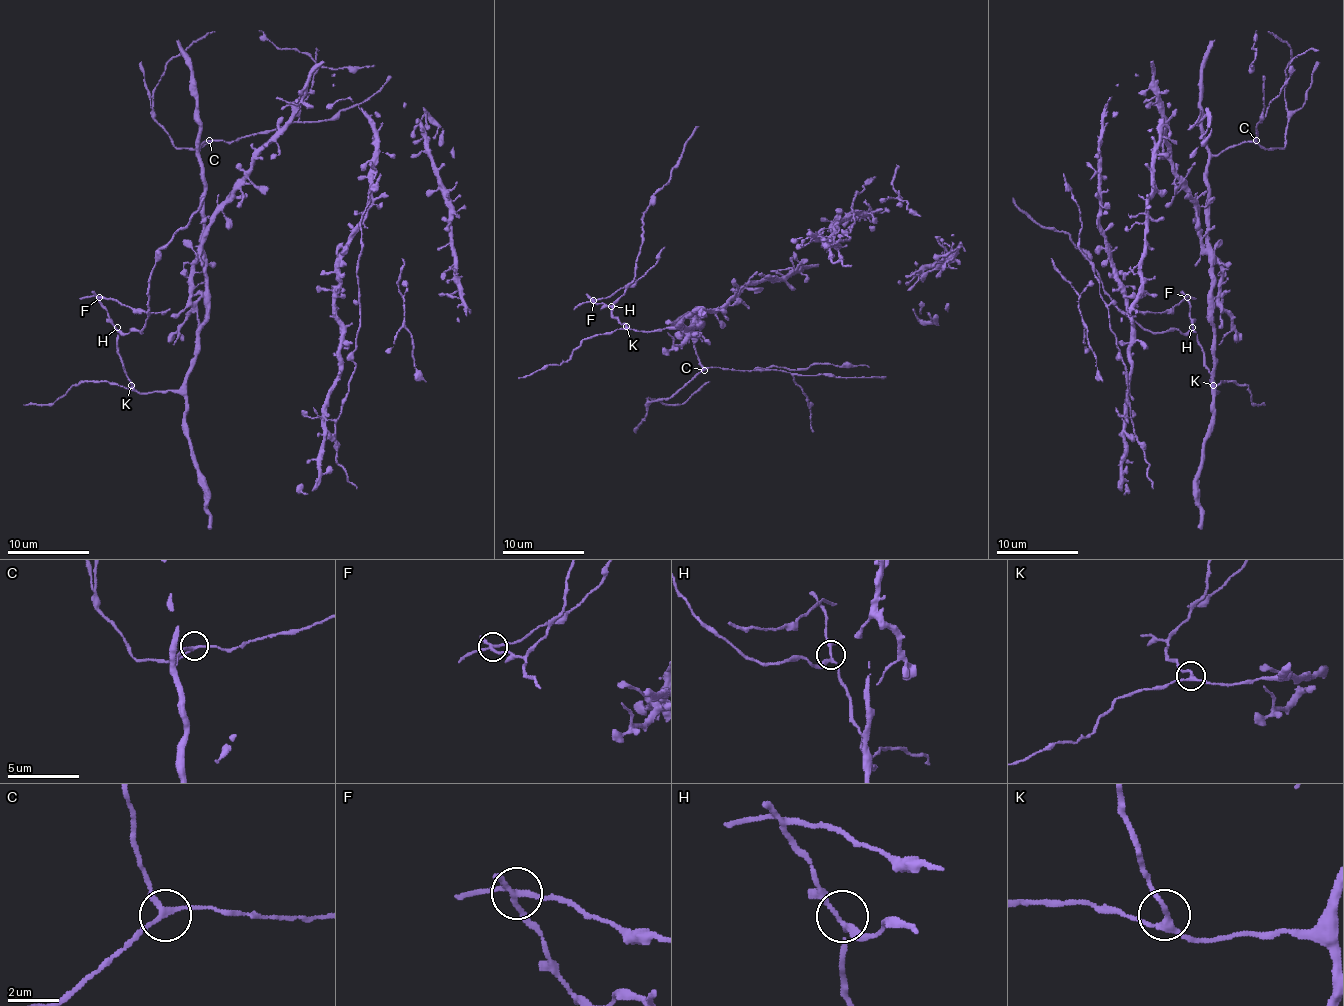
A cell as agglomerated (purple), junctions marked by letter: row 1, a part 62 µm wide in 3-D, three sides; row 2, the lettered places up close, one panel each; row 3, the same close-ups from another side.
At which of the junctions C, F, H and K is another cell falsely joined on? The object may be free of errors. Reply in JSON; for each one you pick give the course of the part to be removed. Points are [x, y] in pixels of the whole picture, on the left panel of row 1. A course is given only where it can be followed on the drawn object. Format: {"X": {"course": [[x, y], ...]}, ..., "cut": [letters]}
{"F": {"course": [[98, 296], [115, 299], [137, 309], [162, 313], [170, 309]]}, "cut": ["F"]}

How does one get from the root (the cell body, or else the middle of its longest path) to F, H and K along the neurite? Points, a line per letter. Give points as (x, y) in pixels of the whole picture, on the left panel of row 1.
F: (304, 84), (298, 111), (203, 239), (205, 323), (179, 389), (133, 387), (98, 296)
H: (304, 84), (298, 111), (203, 239), (205, 323), (187, 381), (139, 393), (121, 362), (117, 327)
K: (304, 84), (298, 111), (259, 152), (203, 239), (205, 323), (187, 381), (148, 393), (131, 385)

